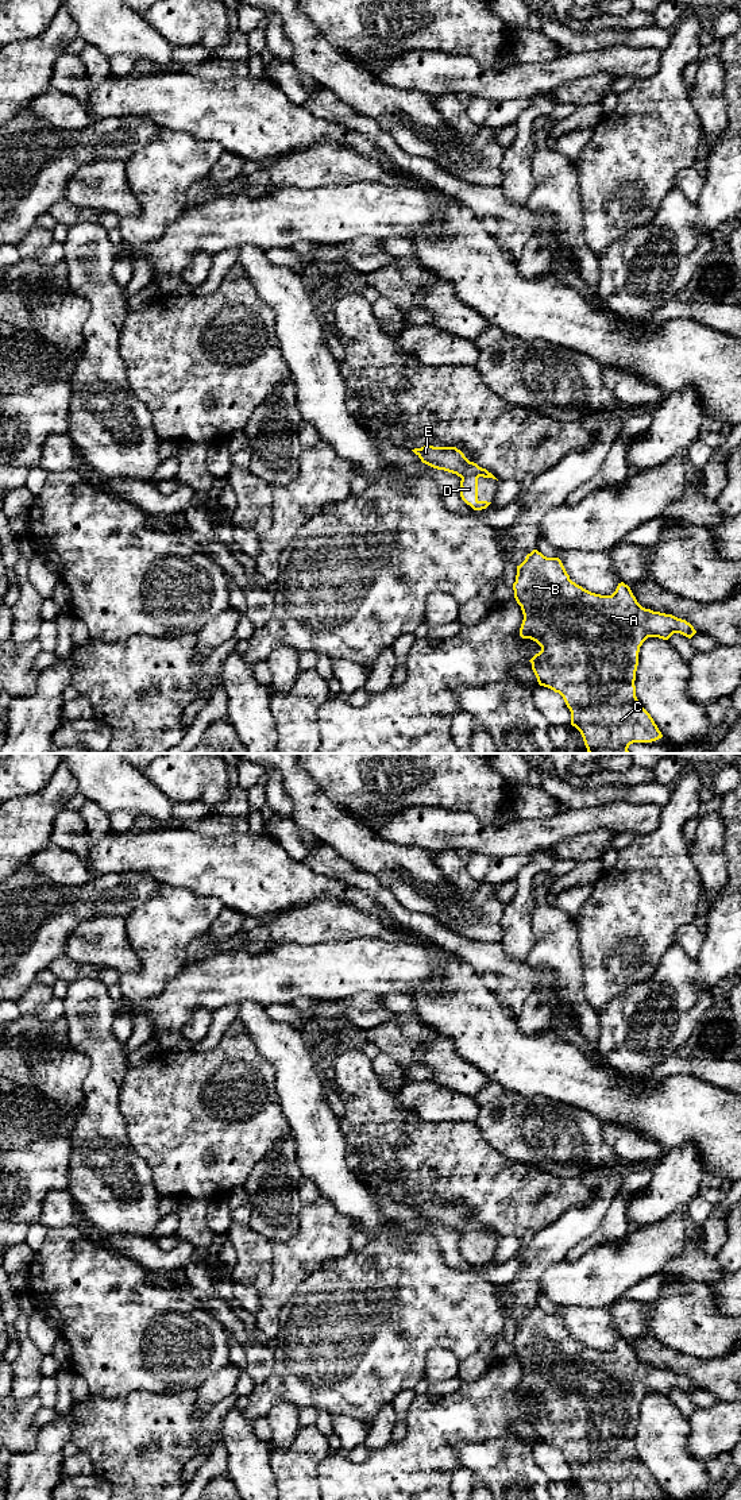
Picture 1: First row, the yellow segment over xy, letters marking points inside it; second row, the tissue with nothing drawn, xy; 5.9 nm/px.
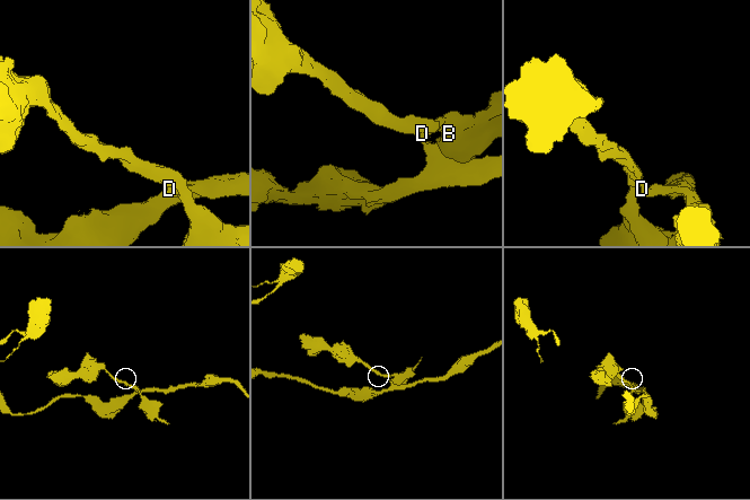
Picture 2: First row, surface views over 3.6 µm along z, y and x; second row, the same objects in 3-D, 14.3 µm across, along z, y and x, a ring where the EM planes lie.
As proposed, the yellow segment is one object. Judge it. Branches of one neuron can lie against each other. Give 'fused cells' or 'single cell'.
fused cells

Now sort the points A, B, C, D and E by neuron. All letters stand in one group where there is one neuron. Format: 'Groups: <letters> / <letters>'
Groups: A B C E / D

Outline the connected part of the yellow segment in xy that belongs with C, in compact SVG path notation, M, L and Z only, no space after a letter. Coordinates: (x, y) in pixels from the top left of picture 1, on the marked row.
M537 550L528 554L517 566L513 590L524 614L520 636L541 647L541 651L529 660L537 682L563 697L571 712L571 725L580 732L588 753L629 753L628 748L633 743L652 743L663 737L636 697L638 652L648 637L668 640L674 633L680 633L691 639L696 631L690 622L642 608L624 582L618 583L611 595L591 593L570 579L559 558L547 558Z

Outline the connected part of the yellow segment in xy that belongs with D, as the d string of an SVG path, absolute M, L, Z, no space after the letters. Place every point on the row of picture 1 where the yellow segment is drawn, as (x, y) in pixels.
M466 477L460 481L460 497L474 510L486 509L491 502L478 500L478 477Z

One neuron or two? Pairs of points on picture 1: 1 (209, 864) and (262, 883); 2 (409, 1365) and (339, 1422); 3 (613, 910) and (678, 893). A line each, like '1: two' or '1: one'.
1: one
2: two
3: one

